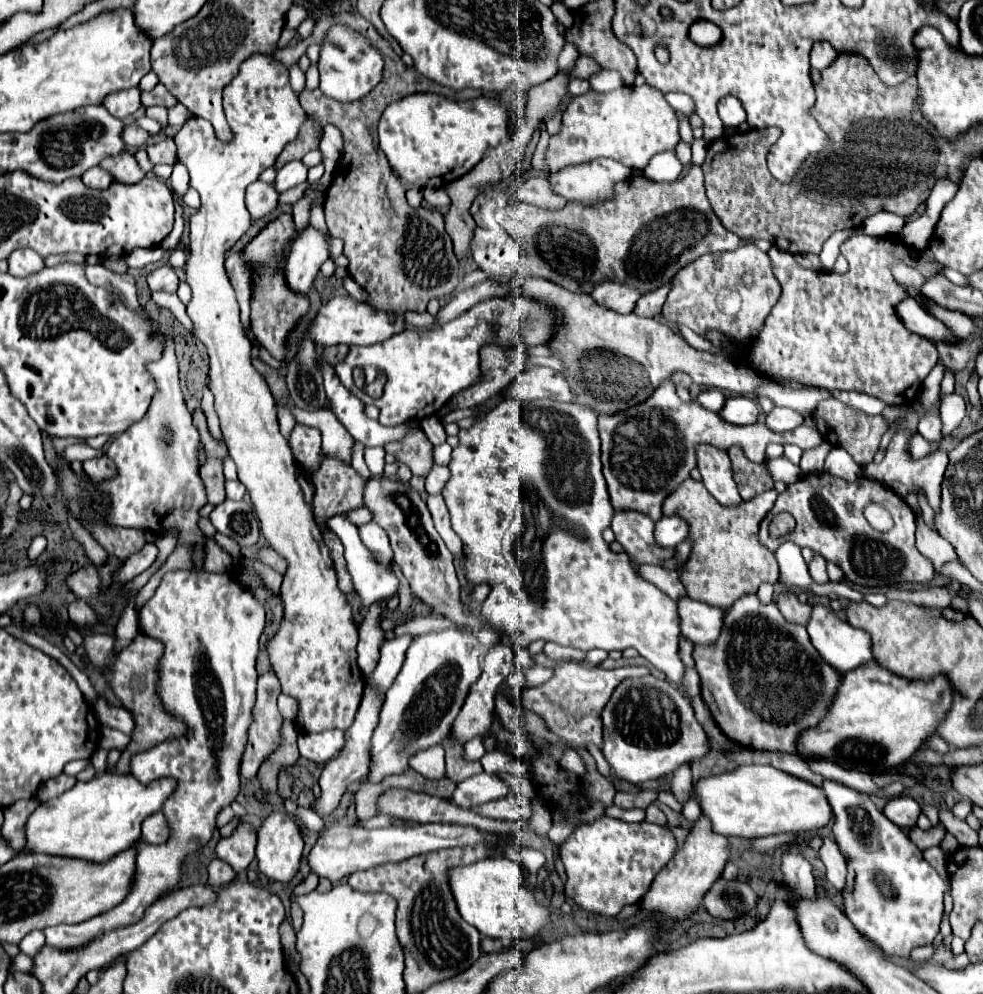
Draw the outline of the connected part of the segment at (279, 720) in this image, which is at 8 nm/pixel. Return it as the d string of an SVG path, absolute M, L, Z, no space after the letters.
M261 673L259 681L257 681L257 703L253 707L253 719L251 725L247 729L247 747L243 753L243 777L245 779L253 779L261 767L261 763L281 745L281 725L283 725L283 717L277 711L277 697L281 693L281 685L275 673Z

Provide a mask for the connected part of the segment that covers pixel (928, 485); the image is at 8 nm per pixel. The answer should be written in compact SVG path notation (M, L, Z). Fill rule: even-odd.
M897 429L897 433L893 435L893 441L887 447L885 459L881 463L871 462L864 466L863 476L869 479L875 479L875 481L881 481L883 485L891 485L893 481L901 481L901 483L907 483L907 485L921 485L921 489L925 489L925 495L929 499L929 505L933 509L937 509L937 505L941 501L941 481L943 481L943 473L945 473L945 467L949 463L947 453L935 451L935 453L923 457L923 459L913 459L907 453L909 439L911 439L911 433L907 433L905 429Z

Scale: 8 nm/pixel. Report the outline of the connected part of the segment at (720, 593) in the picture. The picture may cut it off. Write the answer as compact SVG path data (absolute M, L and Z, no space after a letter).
M693 479L681 483L681 487L665 499L663 513L683 517L689 523L689 539L693 539L693 551L685 563L685 577L681 577L689 597L707 605L729 609L741 593L755 593L761 583L777 583L779 565L775 553L761 545L757 537L759 523L771 511L775 499L777 491L771 489L751 501L723 507L717 499L709 497L703 483Z

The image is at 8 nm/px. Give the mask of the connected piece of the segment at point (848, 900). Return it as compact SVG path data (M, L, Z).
M825 779L823 791L833 807L835 823L833 823L833 835L837 839L837 845L841 853L847 857L849 867L849 879L853 881L851 887L843 889L843 903L845 913L849 921L859 929L867 939L871 939L875 945L883 949L889 957L909 957L911 949L931 945L935 935L939 933L937 917L943 917L943 895L949 891L947 877L941 877L925 859L923 853L913 845L913 841L891 823L869 799L869 795L859 793L855 789L849 789L847 785L841 785L839 781Z

